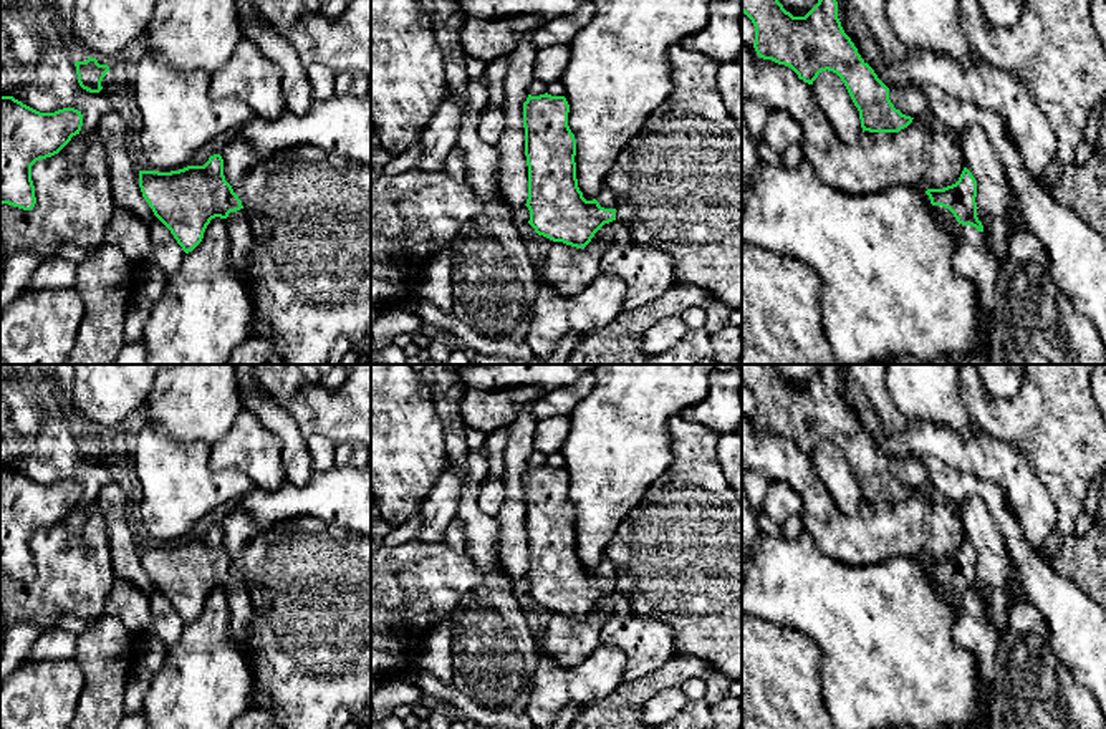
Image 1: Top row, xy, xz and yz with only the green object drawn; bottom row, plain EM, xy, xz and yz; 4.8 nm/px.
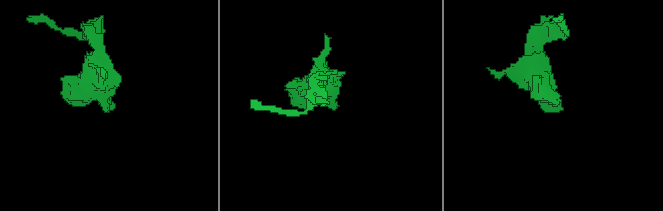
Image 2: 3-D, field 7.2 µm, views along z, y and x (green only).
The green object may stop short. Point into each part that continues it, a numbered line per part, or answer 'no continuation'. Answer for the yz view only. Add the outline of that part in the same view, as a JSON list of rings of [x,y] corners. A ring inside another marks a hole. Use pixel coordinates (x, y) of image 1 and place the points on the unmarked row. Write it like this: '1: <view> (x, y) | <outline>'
1: yz (972, 630) | [[[934,577],[944,591],[944,596],[957,610],[957,621],[952,635],[959,646],[969,649],[977,659],[977,673],[982,681],[983,693],[993,686],[993,663],[998,646],[998,630],[992,625],[985,613],[985,605],[972,596],[962,596],[954,585]]]

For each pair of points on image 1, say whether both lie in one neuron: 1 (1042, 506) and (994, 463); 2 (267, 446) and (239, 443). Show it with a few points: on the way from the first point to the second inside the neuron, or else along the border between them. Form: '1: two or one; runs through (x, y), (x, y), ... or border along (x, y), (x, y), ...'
1: one; runs through (1030, 494), (1005, 469)
2: one; runs through (260, 446), (245, 446)

